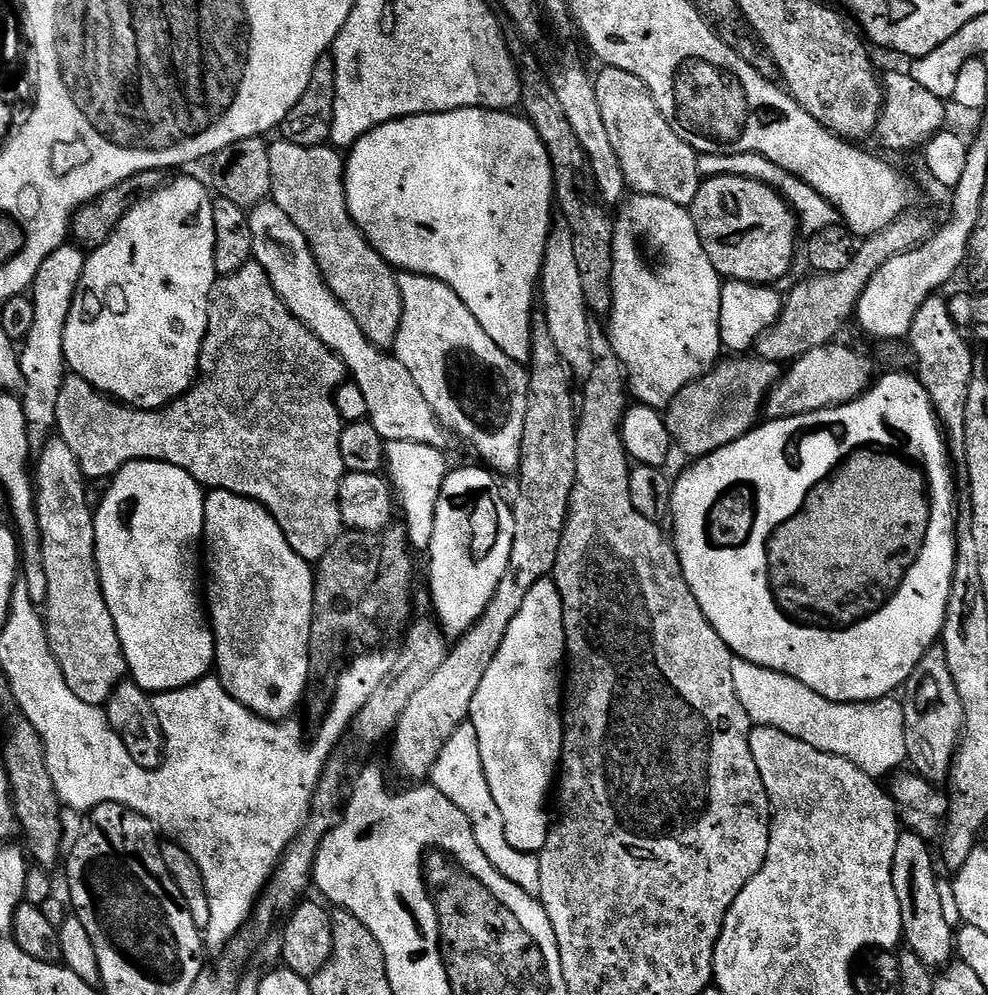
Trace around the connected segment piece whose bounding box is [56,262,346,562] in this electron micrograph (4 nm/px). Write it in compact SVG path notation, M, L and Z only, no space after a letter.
M249 262L229 276L220 276L216 284L212 287L212 293L208 299L208 329L202 342L200 351L200 367L195 384L180 397L167 404L165 408L155 410L145 410L143 408L133 408L126 404L121 404L107 396L103 392L98 392L90 382L86 382L81 376L65 375L62 391L58 394L58 412L56 414L56 432L74 450L74 458L78 458L78 466L82 466L85 477L89 481L111 478L125 468L128 464L133 464L139 460L157 460L170 466L178 466L186 470L186 474L198 481L205 489L218 492L229 492L250 498L263 506L270 515L282 526L282 534L286 534L286 542L304 560L309 562L319 562L324 557L326 550L334 546L334 542L345 531L342 522L342 510L340 509L340 484L344 481L346 469L342 462L342 450L338 450L340 435L345 426L345 421L341 420L336 409L336 398L333 393L345 383L346 369L339 356L326 347L320 339L312 333L309 328L294 314L290 314L287 306L280 301L266 270L262 270L255 263Z

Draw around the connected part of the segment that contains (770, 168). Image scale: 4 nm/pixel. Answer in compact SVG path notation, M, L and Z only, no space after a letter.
M706 154L698 155L698 170L701 177L709 176L737 176L738 178L750 178L754 182L762 182L773 188L795 212L798 221L798 232L801 237L813 236L826 226L837 223L838 213L828 200L822 198L814 186L802 182L794 174L782 170L782 166L774 166L770 158L762 158L762 154Z

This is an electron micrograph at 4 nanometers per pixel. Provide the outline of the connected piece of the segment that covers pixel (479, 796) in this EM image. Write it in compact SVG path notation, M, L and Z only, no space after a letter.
M465 722L450 734L450 742L442 746L442 754L438 754L438 762L434 762L430 782L434 787L446 794L462 814L470 822L470 830L474 830L474 842L490 858L490 866L502 874L502 878L510 878L518 890L526 890L526 894L539 897L542 890L542 866L540 857L534 852L514 850L510 842L506 842L506 830L502 826L502 810L498 810L498 802L494 802L494 794L490 794L490 782L486 782L486 770L482 770L482 750L478 750L478 730L470 722Z

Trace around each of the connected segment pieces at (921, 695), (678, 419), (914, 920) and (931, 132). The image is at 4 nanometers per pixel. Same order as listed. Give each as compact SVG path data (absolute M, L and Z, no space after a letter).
M933 646L918 666L914 666L902 689L902 703L906 718L907 763L923 780L943 785L952 769L952 759L964 730L962 698L958 698L958 686L954 686L954 678L950 678L950 666L946 666L943 647Z
M751 358L721 359L716 367L699 380L684 387L666 409L664 422L671 443L681 448L688 458L703 458L714 450L742 438L757 427L764 411L764 401L782 375L781 365L773 360Z
M901 831L898 846L894 846L892 881L902 910L902 940L907 951L918 954L929 970L940 970L953 959L954 930L942 911L942 884L936 881L936 864L928 848L929 841L918 834Z
M907 71L892 72L882 80L884 92L884 109L880 111L880 120L876 124L875 135L880 136L880 140L892 152L908 152L911 148L923 149L928 141L935 138L939 132L945 131L946 124L944 119L947 118L948 112L945 101L940 100L930 90L926 90Z

